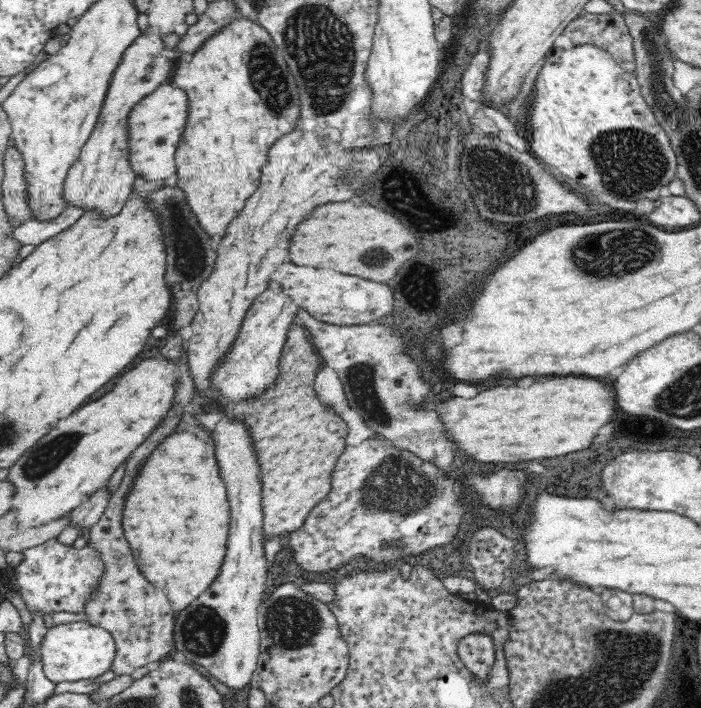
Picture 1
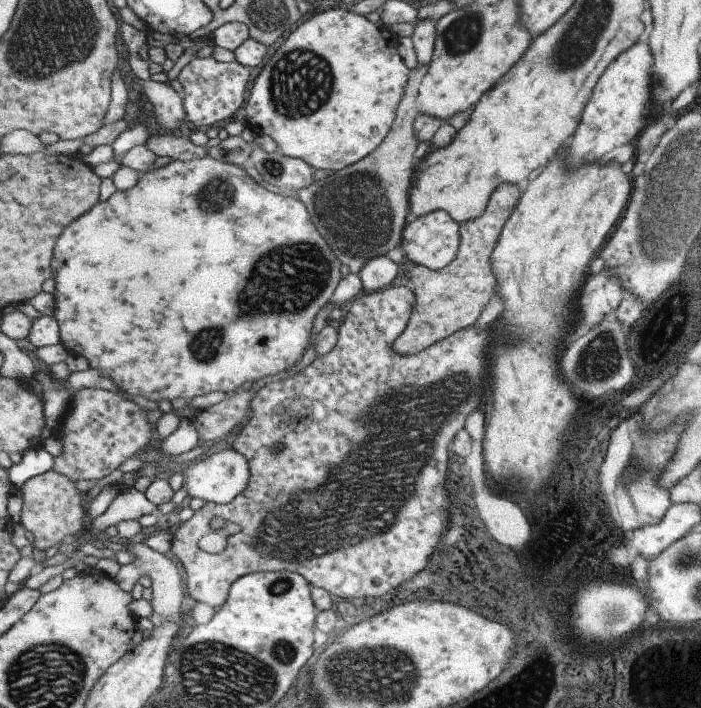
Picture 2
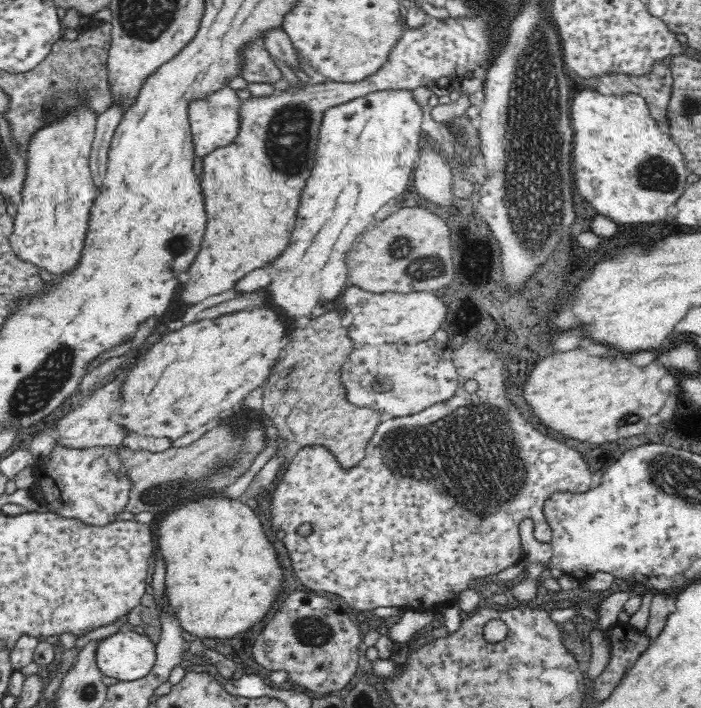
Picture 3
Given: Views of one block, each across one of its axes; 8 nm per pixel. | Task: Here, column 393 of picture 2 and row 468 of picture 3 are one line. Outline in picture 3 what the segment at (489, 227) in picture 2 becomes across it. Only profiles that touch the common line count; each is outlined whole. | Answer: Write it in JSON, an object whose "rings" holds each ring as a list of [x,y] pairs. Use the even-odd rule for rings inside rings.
{"rings":[[[330,312],[330,314],[318,316],[318,318],[312,318],[306,328],[298,328],[298,330],[294,330],[290,334],[288,344],[286,344],[286,354],[280,356],[282,362],[278,362],[278,364],[272,366],[272,370],[270,370],[270,382],[266,382],[266,386],[262,386],[262,390],[260,390],[260,394],[262,394],[262,414],[266,416],[266,420],[270,420],[270,424],[268,424],[268,440],[282,440],[282,446],[280,448],[290,448],[290,444],[296,444],[300,450],[302,448],[316,446],[316,444],[322,444],[322,448],[330,448],[330,452],[334,452],[334,456],[338,456],[338,464],[342,464],[342,468],[346,468],[346,470],[358,466],[364,460],[366,446],[368,446],[370,438],[374,438],[374,434],[376,434],[376,430],[380,426],[380,414],[378,412],[372,412],[370,408],[356,408],[354,404],[350,404],[350,396],[348,396],[346,384],[342,380],[342,366],[348,362],[348,356],[352,354],[354,346],[356,346],[354,340],[350,340],[350,336],[348,336],[348,322],[346,322],[346,318],[342,318],[336,312]]]}

